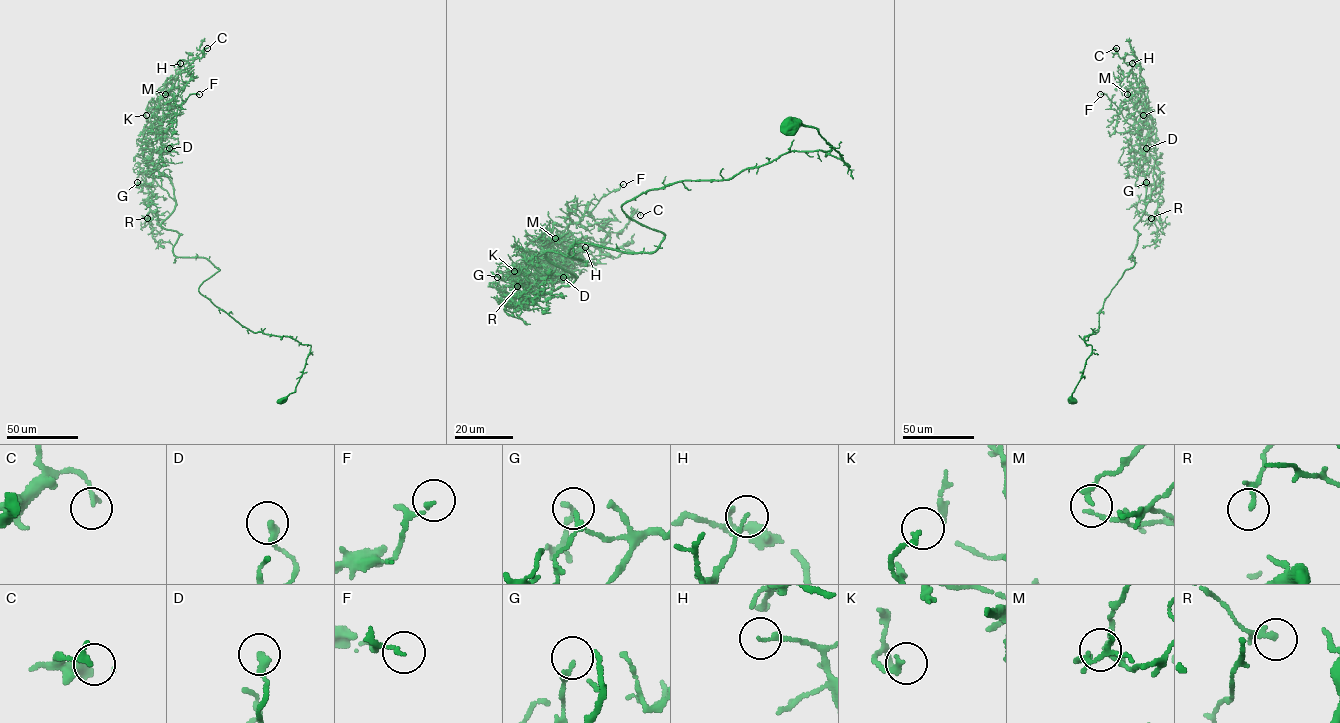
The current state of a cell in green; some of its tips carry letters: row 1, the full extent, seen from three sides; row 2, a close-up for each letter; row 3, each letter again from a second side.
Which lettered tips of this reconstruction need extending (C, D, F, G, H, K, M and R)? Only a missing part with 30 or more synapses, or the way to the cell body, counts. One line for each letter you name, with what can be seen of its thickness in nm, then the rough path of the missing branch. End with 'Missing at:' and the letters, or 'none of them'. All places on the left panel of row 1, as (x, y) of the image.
Missing at: none of them

